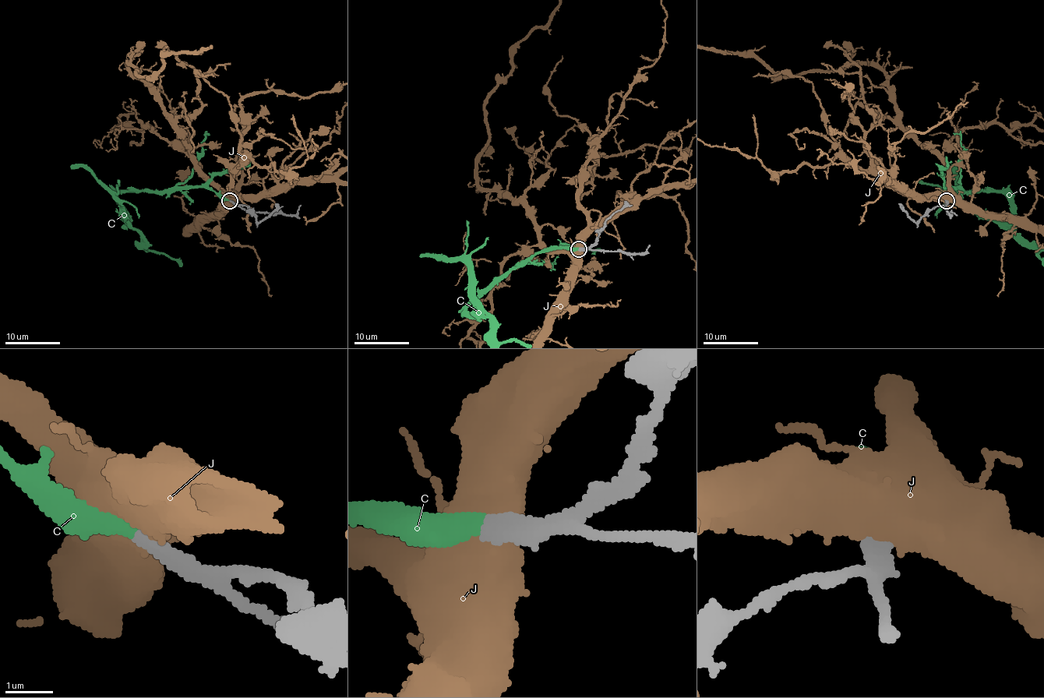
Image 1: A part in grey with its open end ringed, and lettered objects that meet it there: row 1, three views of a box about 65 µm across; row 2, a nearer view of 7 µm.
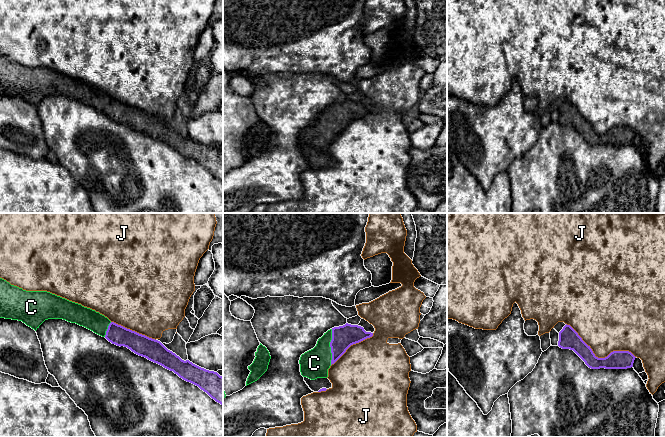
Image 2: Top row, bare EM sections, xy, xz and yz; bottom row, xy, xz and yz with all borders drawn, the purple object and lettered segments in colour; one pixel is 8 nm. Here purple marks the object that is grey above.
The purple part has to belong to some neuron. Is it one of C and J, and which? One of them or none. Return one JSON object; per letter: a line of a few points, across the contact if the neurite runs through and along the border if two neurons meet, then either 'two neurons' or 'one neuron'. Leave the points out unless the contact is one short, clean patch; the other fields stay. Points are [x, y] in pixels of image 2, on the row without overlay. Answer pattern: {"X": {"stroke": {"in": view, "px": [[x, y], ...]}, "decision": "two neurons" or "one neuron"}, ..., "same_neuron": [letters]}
{"C": {"stroke": {"in": "xz", "px": [[343, 113], [330, 122], [314, 139]]}, "decision": "one neuron"}, "J": {"decision": "two neurons"}, "same_neuron": ["C"]}

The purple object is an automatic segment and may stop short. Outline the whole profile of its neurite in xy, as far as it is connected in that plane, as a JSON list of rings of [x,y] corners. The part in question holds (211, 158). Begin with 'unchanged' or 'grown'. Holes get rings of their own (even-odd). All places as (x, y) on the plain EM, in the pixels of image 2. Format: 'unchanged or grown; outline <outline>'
grown; outline [[[0,54],[0,94],[18,96],[35,107],[48,95],[63,95],[83,102],[173,147],[183,156],[198,162],[223,181],[223,153],[182,136],[160,117],[111,98],[107,93],[47,67],[26,67]]]

